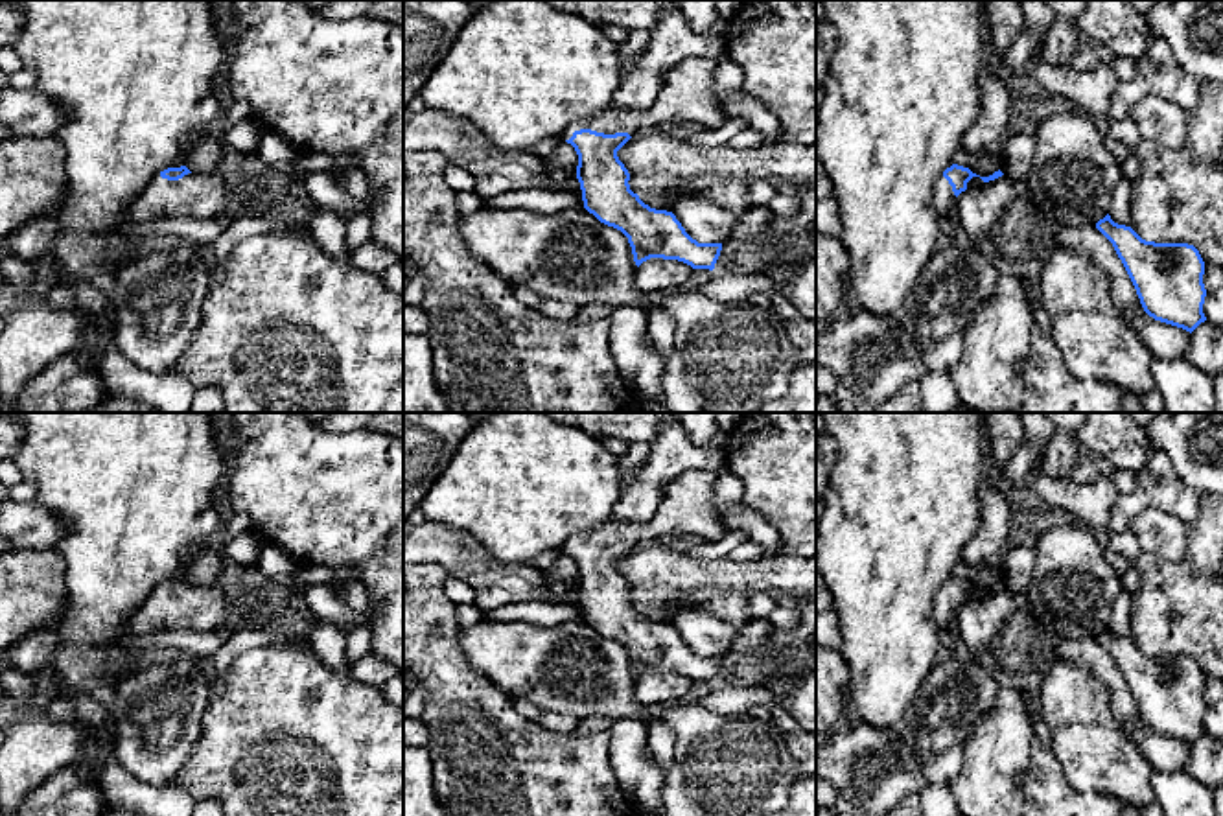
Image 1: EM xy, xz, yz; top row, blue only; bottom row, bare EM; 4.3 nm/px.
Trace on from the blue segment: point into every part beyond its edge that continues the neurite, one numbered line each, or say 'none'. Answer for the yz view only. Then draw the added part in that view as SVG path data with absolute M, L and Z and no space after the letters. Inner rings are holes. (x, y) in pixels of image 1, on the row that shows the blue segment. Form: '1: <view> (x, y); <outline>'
1: yz (943, 196); M941 175L934 184L934 210L938 217L949 217L954 199L952 186Z

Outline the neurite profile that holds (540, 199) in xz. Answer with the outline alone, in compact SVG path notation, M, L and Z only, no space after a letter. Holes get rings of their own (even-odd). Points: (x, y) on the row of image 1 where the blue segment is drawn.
M540 186L540 188L530 188L530 190L521 190L521 192L505 192L494 199L486 199L484 208L556 214L562 210L584 208L584 201L582 197L575 193L547 190Z

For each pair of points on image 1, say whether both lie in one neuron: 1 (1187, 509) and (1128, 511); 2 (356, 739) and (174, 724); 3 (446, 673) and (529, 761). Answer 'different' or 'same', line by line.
1: same
2: different
3: same

